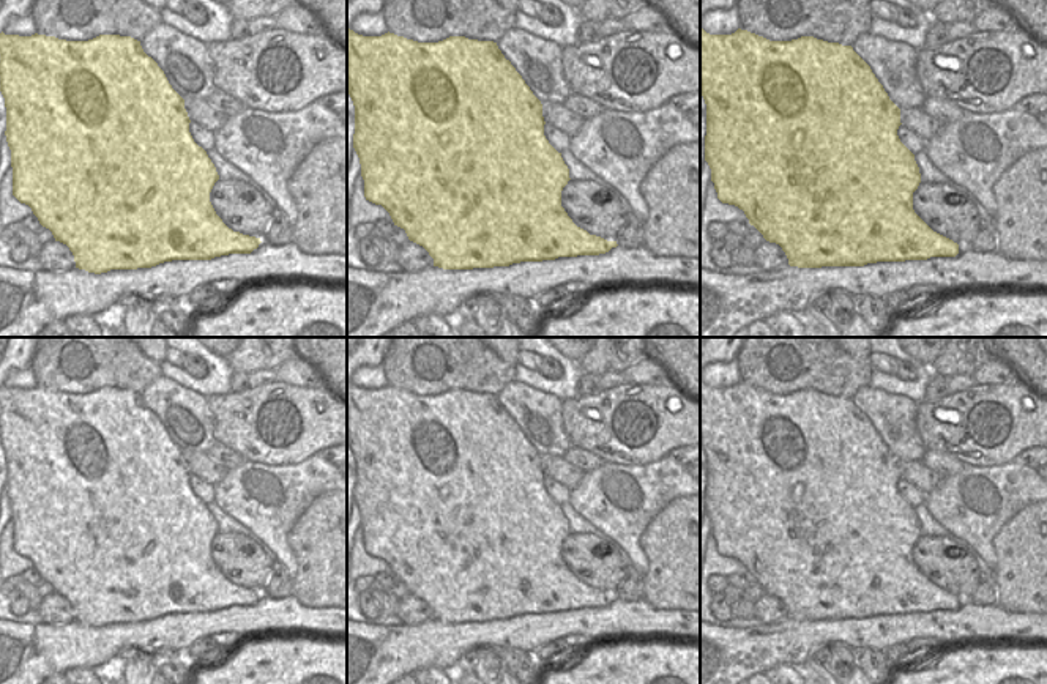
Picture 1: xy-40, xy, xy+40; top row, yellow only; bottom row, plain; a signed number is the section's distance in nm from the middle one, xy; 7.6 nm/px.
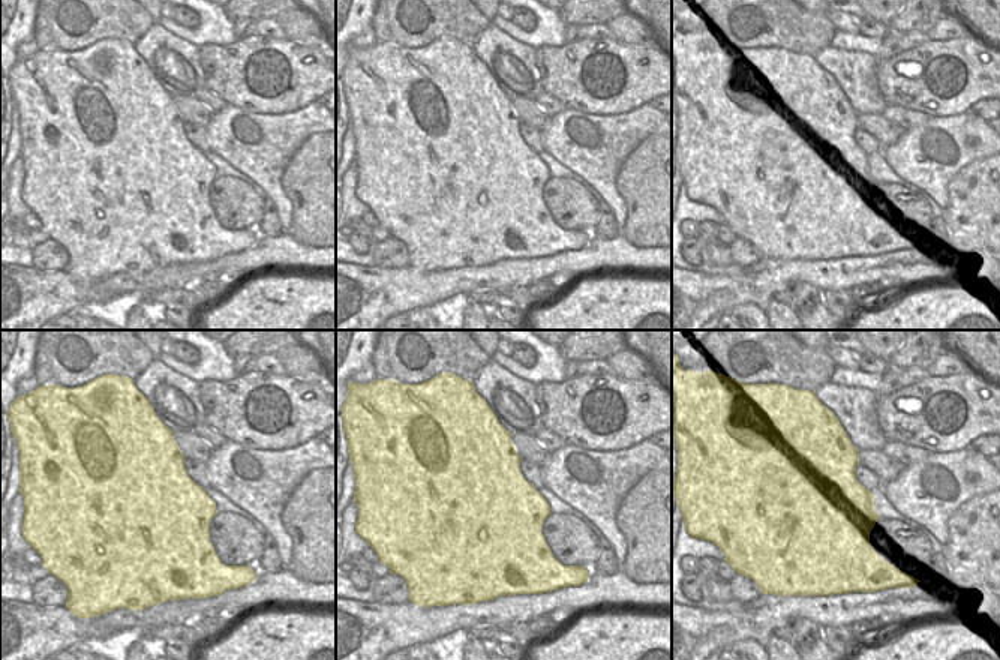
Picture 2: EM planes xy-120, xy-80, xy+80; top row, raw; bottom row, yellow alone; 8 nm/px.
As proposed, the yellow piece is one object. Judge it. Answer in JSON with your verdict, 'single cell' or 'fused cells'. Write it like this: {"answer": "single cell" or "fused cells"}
{"answer": "single cell"}

